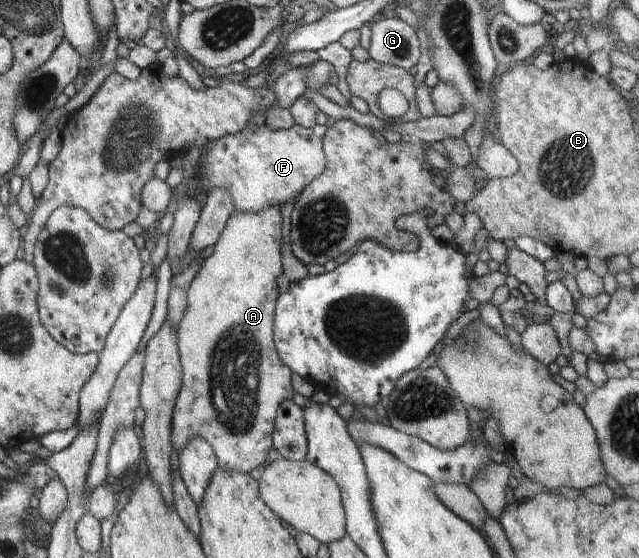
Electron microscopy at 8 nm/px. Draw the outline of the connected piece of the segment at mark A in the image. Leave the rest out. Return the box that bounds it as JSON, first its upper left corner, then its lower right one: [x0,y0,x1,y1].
[171,204,294,473]

